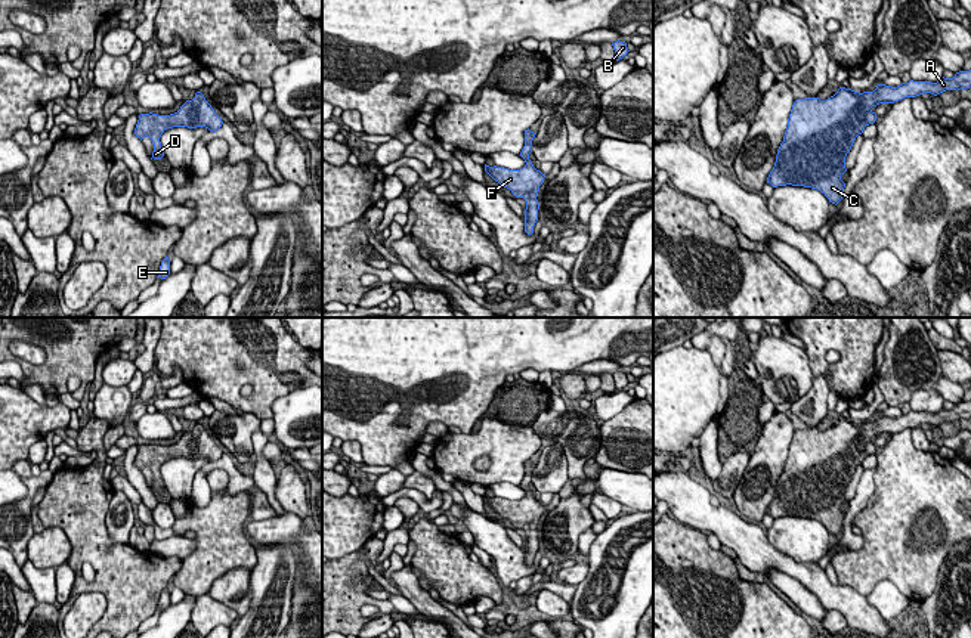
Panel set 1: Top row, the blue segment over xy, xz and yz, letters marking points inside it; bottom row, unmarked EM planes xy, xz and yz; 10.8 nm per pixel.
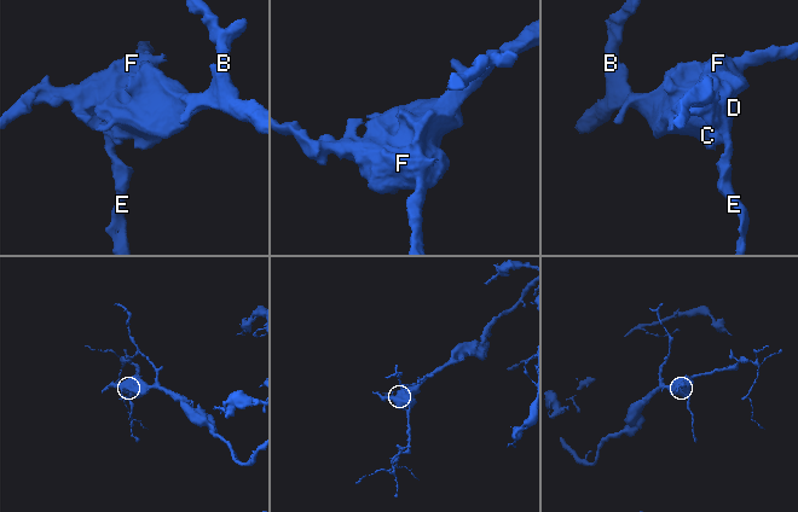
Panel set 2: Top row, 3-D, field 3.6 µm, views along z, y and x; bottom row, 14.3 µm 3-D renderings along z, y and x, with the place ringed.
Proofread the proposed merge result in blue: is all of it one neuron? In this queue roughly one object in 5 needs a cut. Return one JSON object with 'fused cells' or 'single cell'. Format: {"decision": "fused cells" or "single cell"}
{"decision": "single cell"}

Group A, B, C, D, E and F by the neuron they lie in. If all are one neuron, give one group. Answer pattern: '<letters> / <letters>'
A B C D E F

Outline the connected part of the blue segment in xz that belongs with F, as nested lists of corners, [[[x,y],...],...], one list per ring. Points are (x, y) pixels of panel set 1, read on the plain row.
[[[529,459],[525,461],[525,477],[520,487],[525,490],[526,496],[520,501],[508,501],[504,498],[489,498],[485,495],[485,502],[500,514],[501,518],[507,518],[516,529],[523,529],[526,532],[525,541],[525,563],[528,566],[534,564],[534,557],[538,552],[538,523],[539,517],[544,514],[545,505],[536,501],[529,490],[532,483],[532,471],[536,464]]]

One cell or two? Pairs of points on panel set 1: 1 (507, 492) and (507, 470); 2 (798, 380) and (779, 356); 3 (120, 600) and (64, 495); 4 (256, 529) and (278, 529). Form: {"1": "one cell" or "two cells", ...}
{"1": "two cells", "2": "one cell", "3": "one cell", "4": "one cell"}

